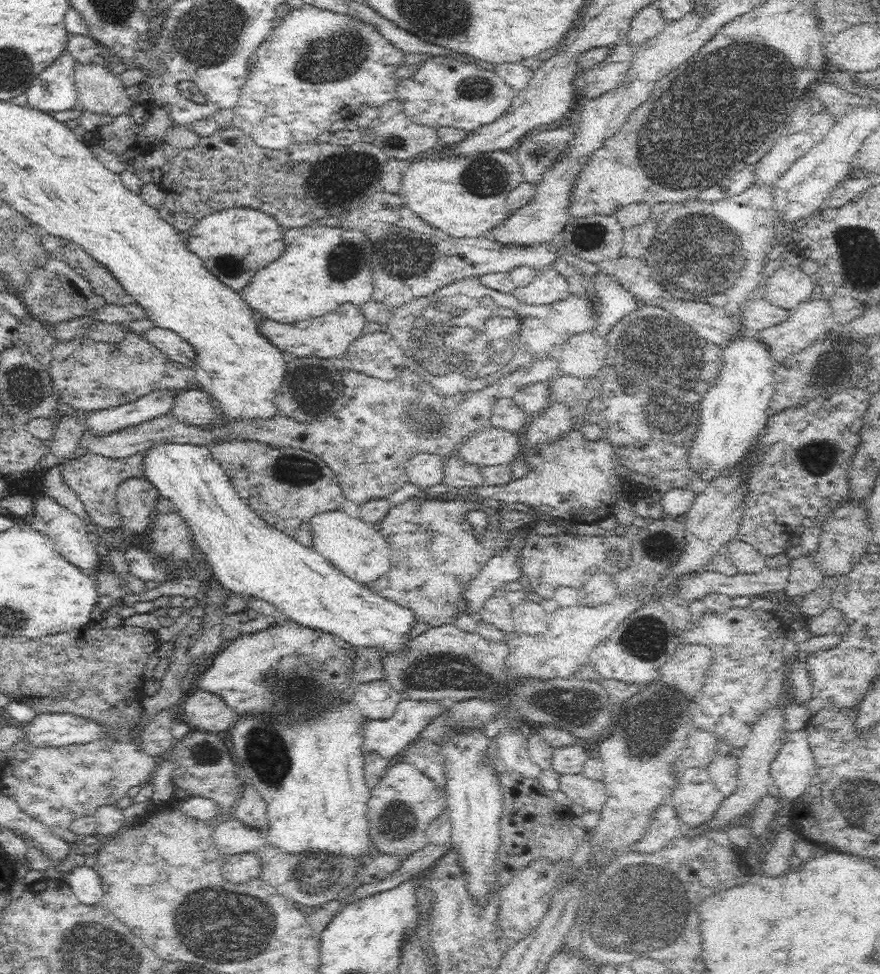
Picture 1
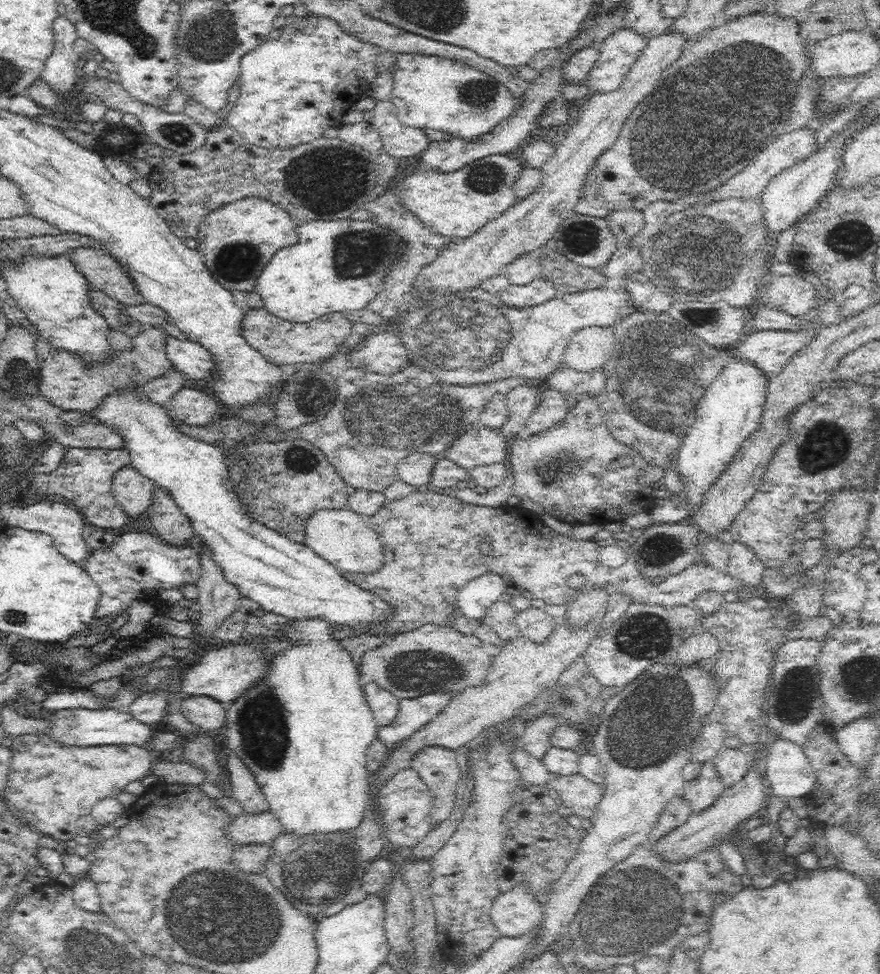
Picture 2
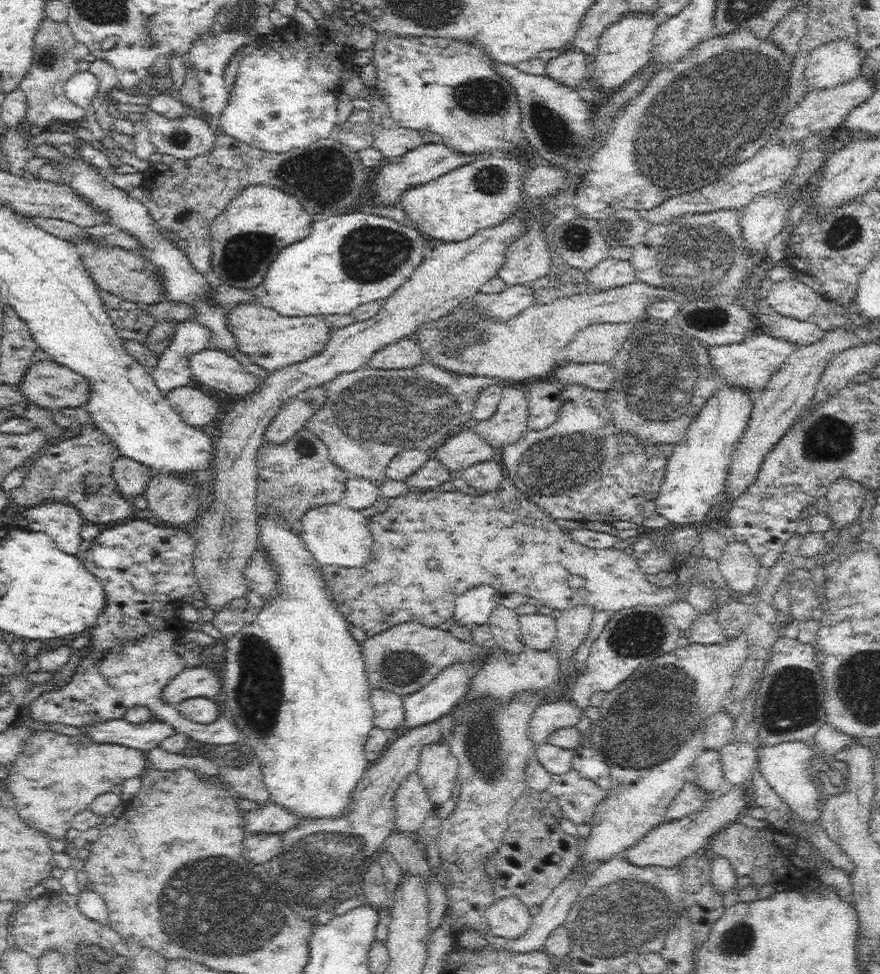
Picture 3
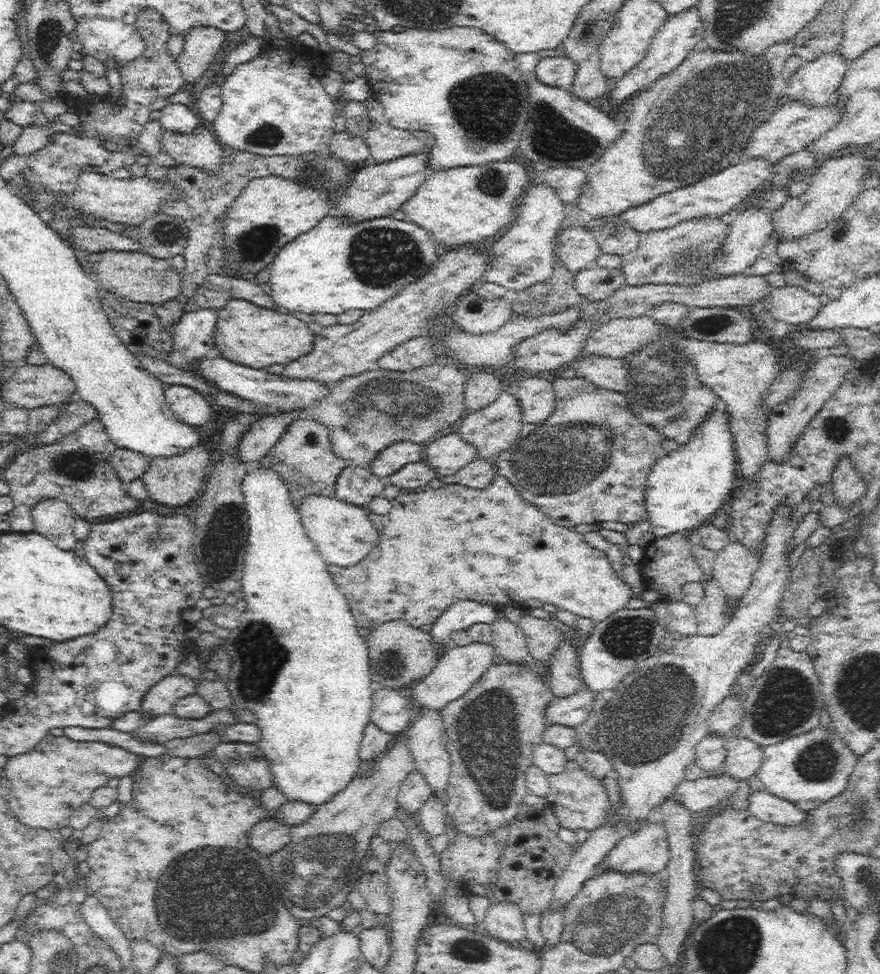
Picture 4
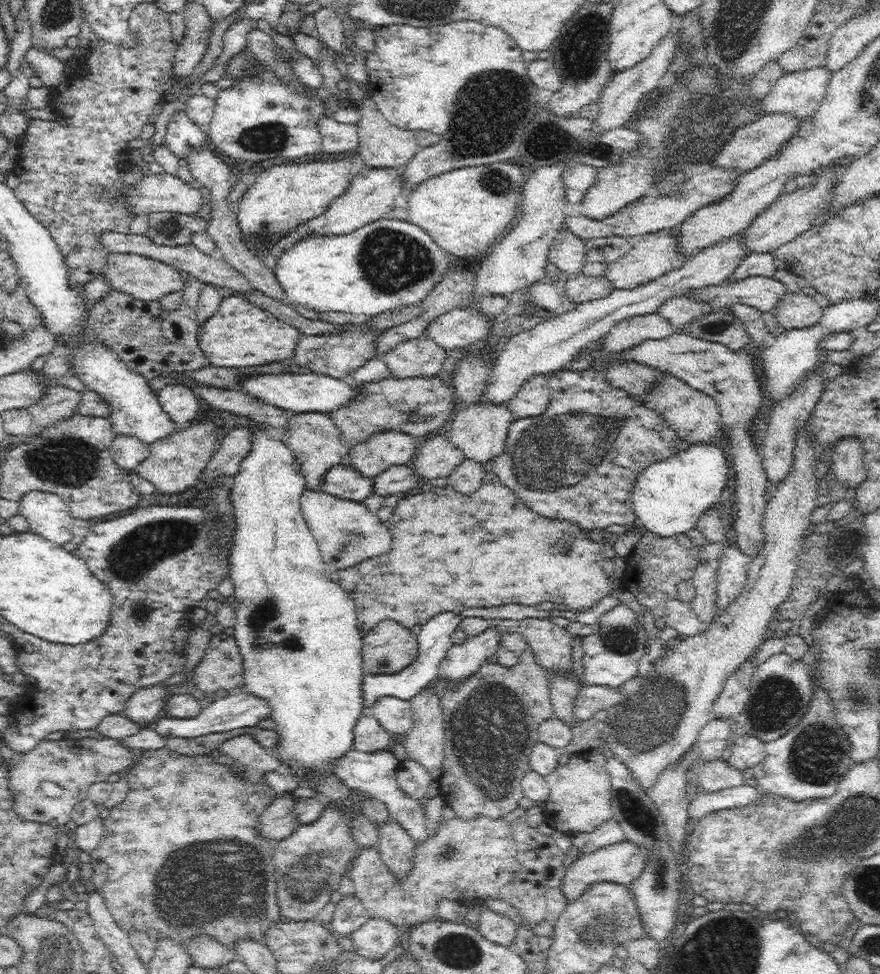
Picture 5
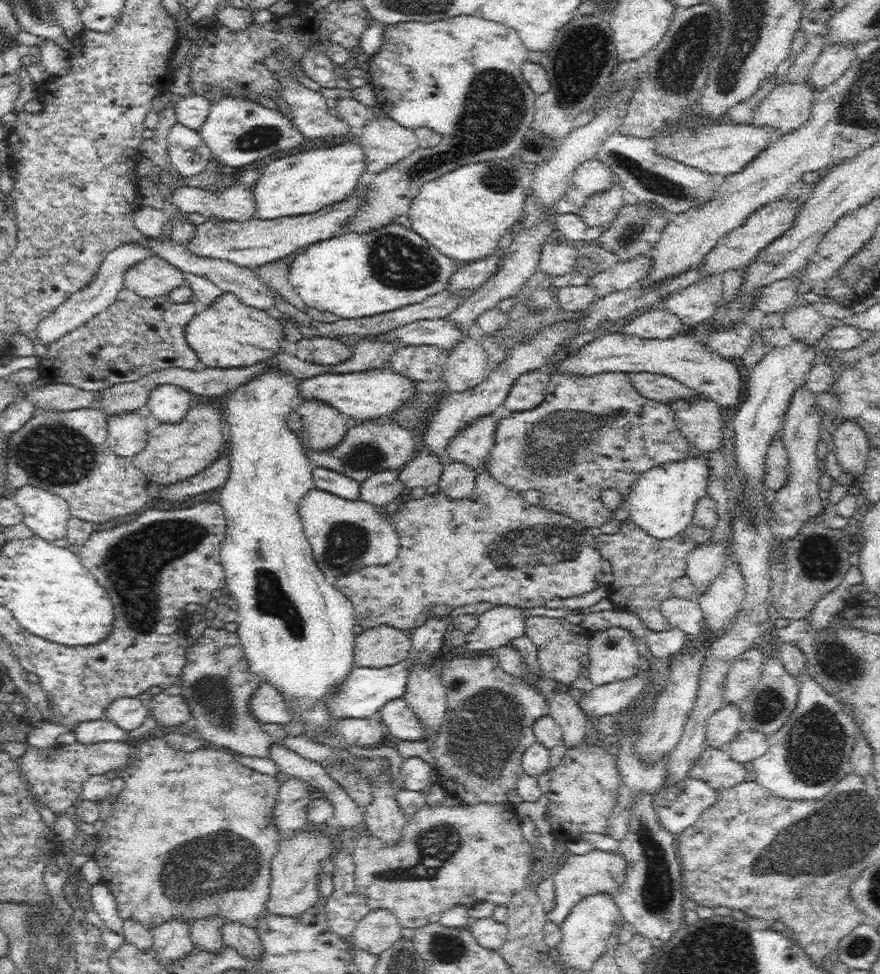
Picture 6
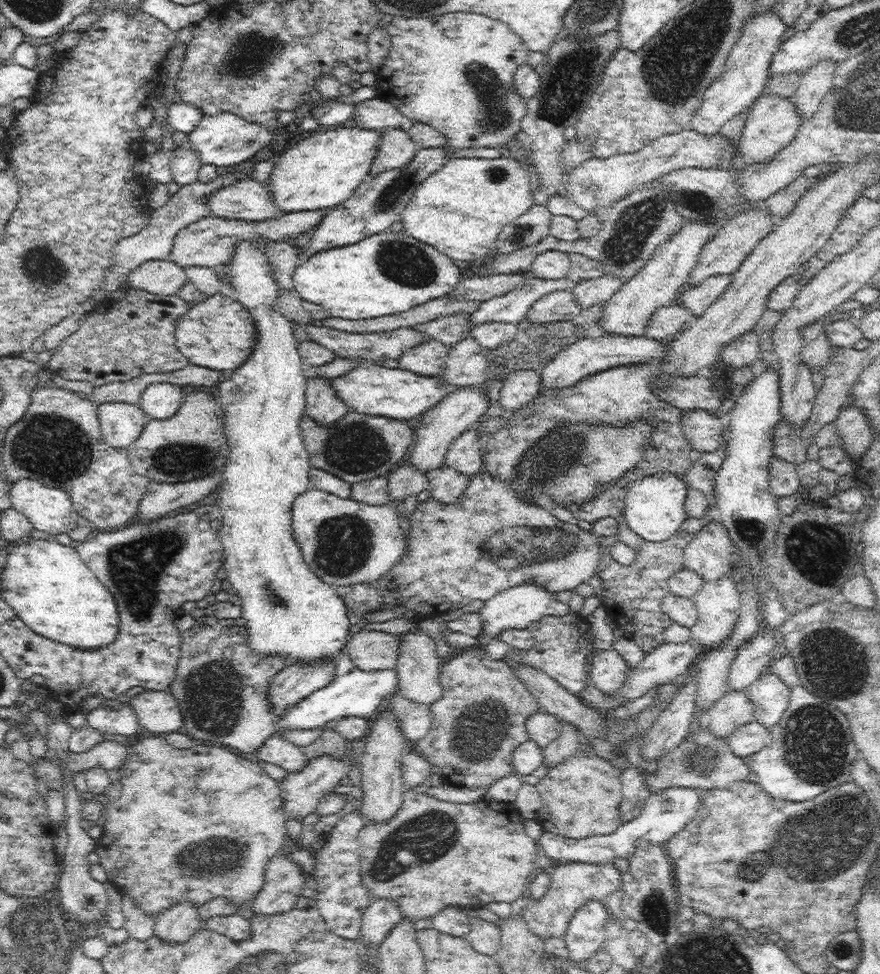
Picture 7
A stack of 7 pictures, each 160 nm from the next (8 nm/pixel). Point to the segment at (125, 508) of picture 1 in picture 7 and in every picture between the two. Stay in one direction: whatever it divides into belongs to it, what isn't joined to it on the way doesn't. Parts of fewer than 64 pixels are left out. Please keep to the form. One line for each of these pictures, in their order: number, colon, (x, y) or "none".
2: (133, 492)
3: (131, 477)
4: (129, 464)
5: (127, 451)
6: (128, 433)
7: (121, 423)

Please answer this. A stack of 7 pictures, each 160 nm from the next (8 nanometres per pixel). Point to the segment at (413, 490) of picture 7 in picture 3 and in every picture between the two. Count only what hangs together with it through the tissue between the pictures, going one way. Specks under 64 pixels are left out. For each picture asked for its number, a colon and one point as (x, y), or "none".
3: (464, 447)
4: (447, 453)
5: (437, 458)
6: (425, 469)

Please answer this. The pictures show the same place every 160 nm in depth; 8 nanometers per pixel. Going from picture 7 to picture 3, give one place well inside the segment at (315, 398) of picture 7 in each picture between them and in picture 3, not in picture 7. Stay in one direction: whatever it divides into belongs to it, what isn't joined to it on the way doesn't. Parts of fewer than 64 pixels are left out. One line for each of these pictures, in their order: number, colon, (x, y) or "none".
3: (294, 476)
4: (303, 457)
5: (315, 441)
6: (324, 427)

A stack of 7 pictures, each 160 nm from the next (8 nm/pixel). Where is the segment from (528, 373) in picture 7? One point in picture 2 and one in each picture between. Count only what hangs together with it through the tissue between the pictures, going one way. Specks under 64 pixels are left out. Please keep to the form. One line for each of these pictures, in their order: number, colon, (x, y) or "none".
2: (553, 406)
3: (544, 399)
4: (536, 397)
5: (534, 395)
6: (528, 391)

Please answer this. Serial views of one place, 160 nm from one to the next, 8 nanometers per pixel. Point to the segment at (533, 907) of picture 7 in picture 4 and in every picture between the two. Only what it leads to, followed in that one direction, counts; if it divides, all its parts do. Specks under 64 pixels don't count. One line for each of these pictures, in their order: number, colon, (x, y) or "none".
4: (646, 849)
5: (622, 862)
6: (597, 871)

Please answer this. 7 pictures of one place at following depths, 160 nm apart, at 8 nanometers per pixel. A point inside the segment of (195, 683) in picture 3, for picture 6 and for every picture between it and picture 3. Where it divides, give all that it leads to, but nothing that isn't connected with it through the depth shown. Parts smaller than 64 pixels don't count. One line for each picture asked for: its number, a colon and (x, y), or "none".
4: (160, 699)
5: (144, 705)
6: (128, 713)

